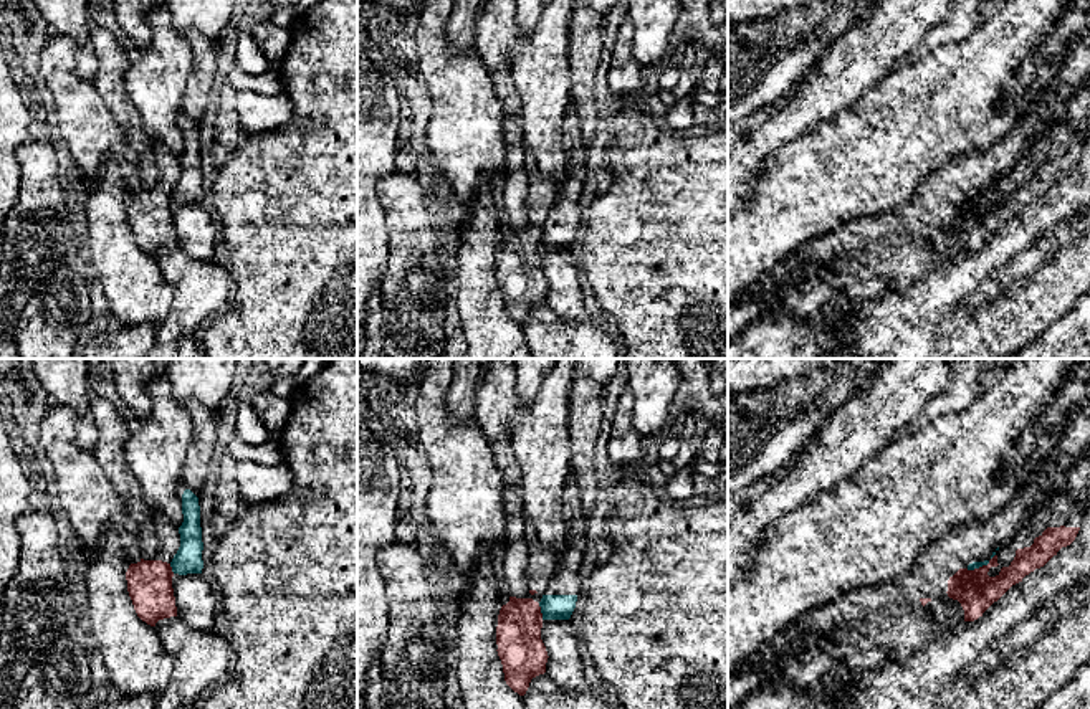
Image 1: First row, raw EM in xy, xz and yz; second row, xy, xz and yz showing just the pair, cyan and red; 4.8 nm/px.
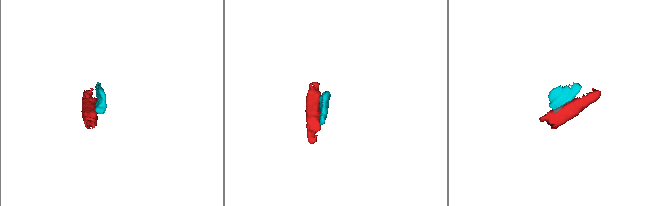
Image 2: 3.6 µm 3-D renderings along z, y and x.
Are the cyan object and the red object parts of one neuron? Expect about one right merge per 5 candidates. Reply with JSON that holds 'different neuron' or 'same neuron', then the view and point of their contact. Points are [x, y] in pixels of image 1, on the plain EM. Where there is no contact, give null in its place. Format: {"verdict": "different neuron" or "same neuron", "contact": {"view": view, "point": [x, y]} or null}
{"verdict": "different neuron", "contact": {"view": "xz", "point": [541, 242]}}

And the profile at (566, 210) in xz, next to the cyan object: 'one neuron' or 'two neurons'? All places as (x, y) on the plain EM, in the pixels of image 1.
one neuron

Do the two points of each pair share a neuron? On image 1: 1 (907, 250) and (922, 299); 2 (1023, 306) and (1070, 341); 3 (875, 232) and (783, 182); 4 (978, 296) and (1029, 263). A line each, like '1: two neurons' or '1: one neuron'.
1: two neurons
2: two neurons
3: two neurons
4: one neuron

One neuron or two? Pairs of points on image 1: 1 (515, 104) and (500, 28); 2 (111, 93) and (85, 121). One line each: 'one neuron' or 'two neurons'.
1: one neuron
2: two neurons

